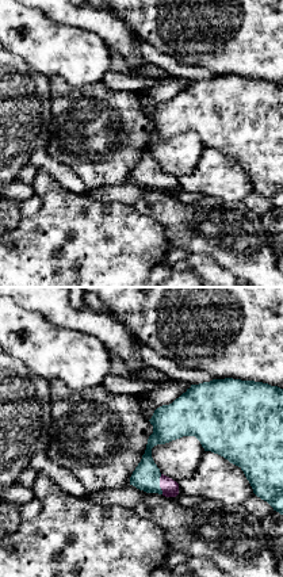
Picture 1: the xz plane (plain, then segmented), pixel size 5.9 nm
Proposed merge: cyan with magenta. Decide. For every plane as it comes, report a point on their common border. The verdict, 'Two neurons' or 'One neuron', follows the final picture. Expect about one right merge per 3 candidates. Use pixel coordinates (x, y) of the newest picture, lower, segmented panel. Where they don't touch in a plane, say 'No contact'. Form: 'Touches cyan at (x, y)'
Touches cyan at (159, 484)

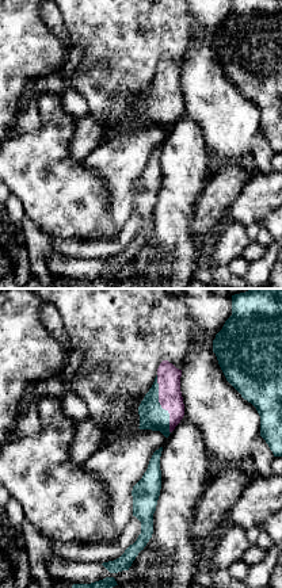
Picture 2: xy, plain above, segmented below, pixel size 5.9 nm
Touches cyan at (159, 404)

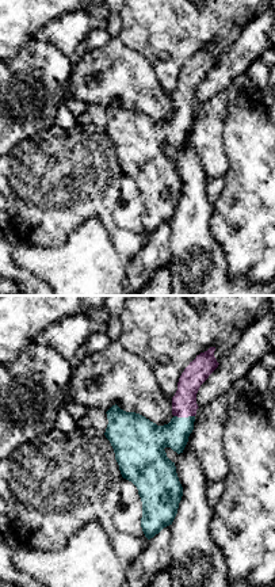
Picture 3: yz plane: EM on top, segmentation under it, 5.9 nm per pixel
Touches cyan at (184, 418)

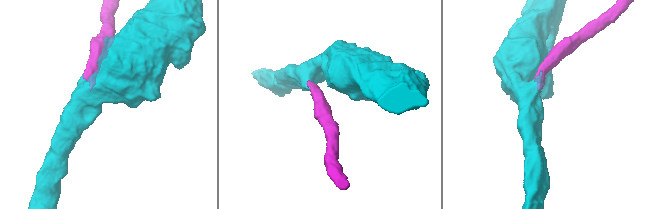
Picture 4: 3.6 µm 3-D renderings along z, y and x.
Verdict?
One neuron

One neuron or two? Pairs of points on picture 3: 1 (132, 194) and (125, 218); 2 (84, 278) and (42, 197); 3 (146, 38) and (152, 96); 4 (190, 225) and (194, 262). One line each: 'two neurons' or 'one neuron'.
1: one neuron
2: two neurons
3: two neurons
4: one neuron

